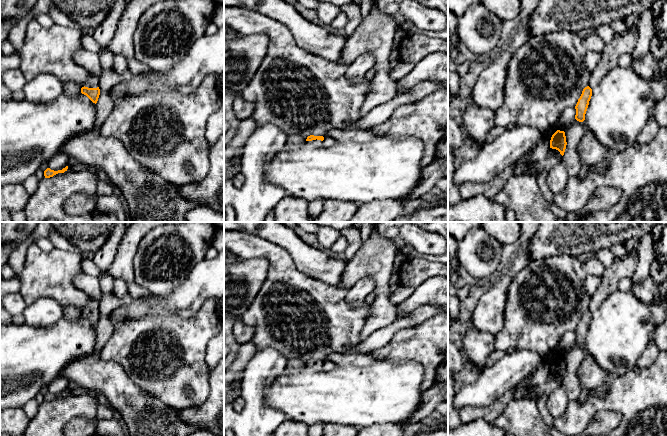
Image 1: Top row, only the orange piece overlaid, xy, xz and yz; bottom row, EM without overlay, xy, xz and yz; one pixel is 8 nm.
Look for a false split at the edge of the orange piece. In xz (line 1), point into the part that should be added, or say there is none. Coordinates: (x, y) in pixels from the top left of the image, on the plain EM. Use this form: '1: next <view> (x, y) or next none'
1: next xz (316, 366)

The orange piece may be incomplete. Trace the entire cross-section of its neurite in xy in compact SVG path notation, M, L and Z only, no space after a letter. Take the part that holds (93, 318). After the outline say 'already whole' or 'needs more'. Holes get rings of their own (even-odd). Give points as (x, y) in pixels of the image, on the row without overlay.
M91 297L85 310L81 312L81 317L86 319L93 327L96 328L100 319L99 301Z; needs more

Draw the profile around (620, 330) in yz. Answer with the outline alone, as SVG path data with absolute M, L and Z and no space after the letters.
M617 290L592 313L585 345L611 378L619 377L637 367L654 331L648 305L631 291Z

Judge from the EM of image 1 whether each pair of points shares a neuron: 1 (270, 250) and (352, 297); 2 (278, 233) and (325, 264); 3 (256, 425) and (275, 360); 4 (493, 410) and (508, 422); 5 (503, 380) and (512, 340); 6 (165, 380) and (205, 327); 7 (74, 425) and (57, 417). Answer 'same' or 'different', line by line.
1: different
2: same
3: same
4: different
5: different
6: same
7: different

